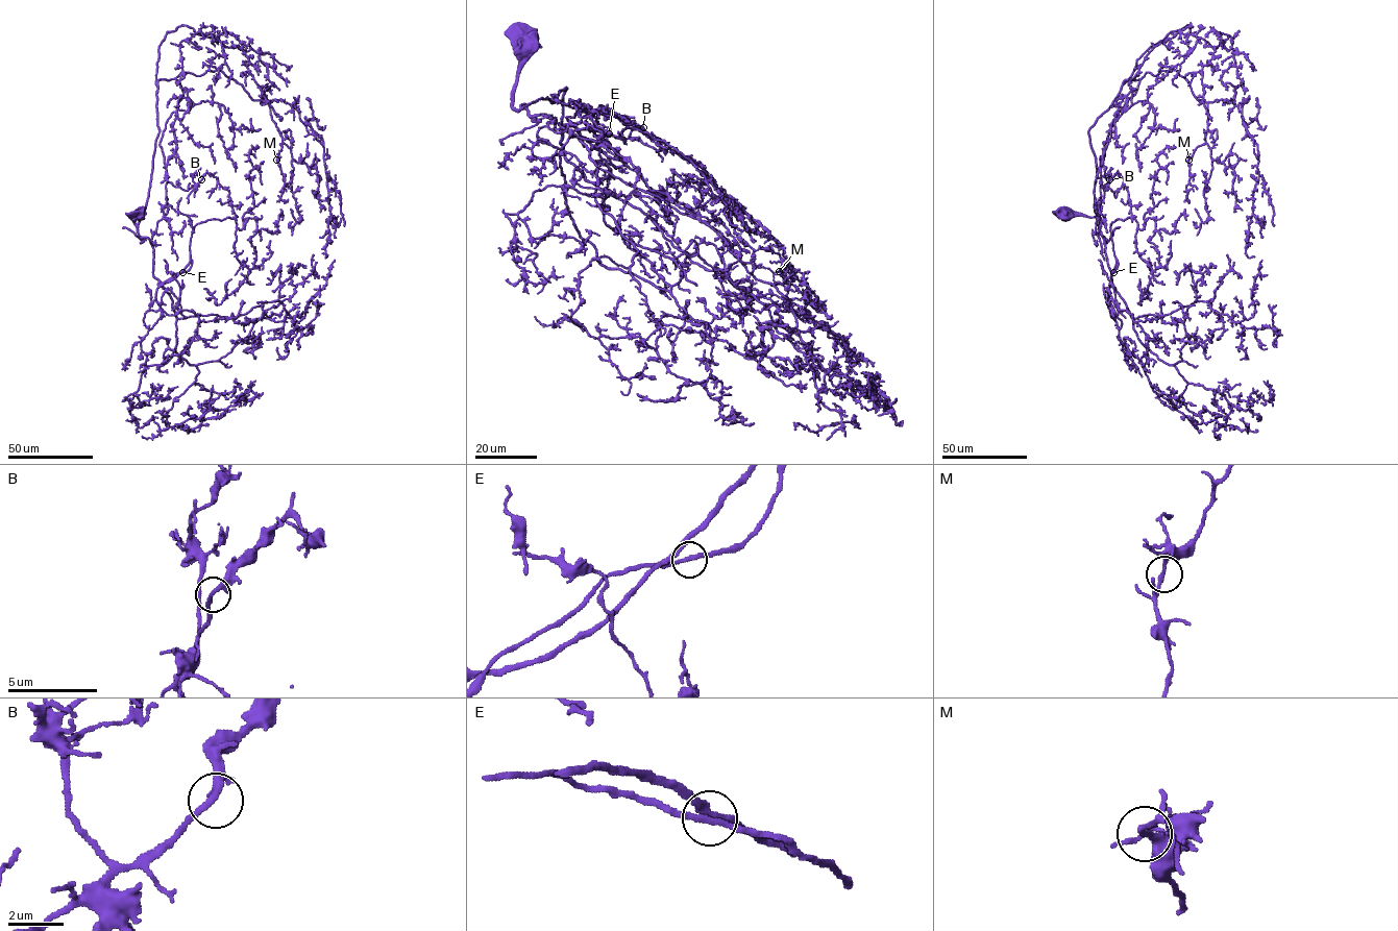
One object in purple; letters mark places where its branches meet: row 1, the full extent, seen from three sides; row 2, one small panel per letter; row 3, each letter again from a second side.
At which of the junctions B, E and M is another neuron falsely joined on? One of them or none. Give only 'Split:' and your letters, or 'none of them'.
Split: none of them

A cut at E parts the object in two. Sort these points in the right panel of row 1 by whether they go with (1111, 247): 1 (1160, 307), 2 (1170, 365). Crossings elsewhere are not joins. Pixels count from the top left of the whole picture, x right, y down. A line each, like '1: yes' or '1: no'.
1: no
2: yes

